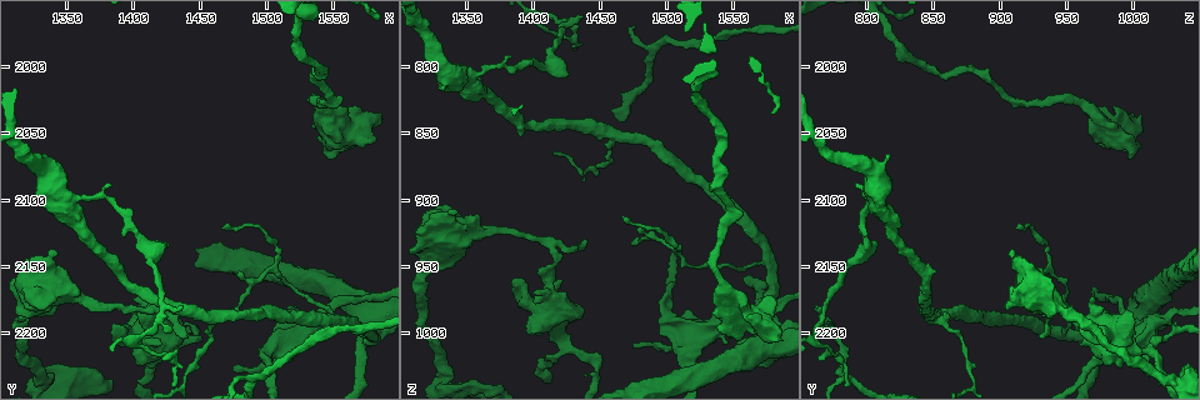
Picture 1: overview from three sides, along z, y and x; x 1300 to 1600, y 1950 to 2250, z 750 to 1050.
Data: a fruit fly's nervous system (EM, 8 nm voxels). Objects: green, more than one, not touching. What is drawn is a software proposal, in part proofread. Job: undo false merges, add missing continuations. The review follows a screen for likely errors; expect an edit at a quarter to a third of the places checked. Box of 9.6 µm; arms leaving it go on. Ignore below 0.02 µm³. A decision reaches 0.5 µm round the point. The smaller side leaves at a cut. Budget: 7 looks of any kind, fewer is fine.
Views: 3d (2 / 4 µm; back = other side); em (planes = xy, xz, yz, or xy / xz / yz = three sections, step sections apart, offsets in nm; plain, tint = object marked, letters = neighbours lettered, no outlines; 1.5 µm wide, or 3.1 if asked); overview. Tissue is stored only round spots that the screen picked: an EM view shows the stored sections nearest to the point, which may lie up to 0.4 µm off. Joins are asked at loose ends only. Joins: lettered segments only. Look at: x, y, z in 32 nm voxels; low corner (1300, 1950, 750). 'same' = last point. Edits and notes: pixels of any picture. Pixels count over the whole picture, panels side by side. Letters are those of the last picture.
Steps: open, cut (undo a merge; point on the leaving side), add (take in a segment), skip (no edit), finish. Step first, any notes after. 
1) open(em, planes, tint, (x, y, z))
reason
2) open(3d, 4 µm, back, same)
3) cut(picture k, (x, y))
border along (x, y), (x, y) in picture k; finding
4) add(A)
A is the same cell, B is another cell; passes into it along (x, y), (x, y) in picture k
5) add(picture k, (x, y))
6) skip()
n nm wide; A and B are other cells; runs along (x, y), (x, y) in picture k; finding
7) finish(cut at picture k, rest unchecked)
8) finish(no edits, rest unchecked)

open(3d, 2 µm, (1542, 2004, 854))
thin neck

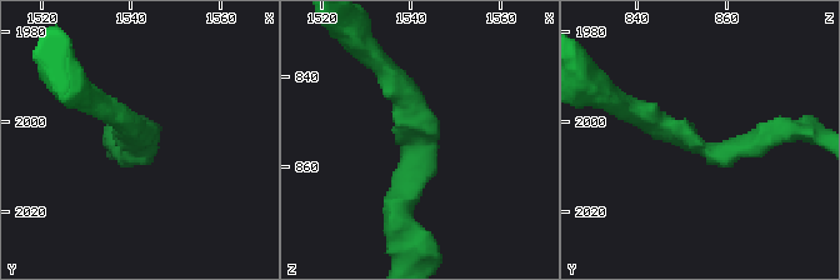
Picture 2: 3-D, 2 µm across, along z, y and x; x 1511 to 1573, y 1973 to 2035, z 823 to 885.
open(em, planes, plain, (1541, 2005, 852))
arms of 180, 180 nm; need the tissue

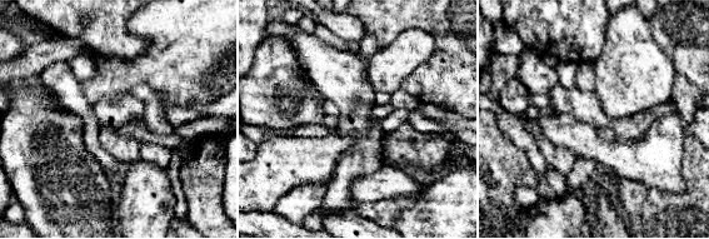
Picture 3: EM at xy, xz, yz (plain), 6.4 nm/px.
open(em, planes, letters, same)

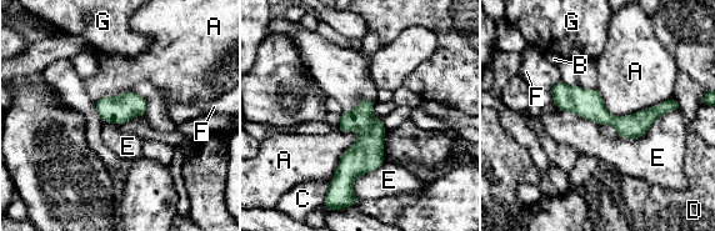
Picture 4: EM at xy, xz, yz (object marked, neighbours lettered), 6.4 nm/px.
skip()
A touches over 500 nm; A, B, C, D, E, F and G are other cells; runs along (554, 91), (618, 121), (674, 103) in picture 4; one neuron here

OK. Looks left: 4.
open(3d, 4 µm, back, (1324, 2146, 912))
free end

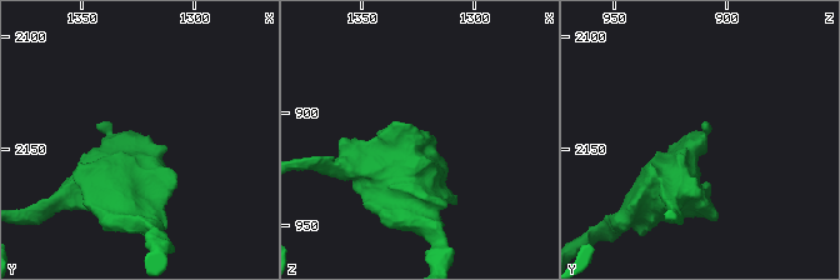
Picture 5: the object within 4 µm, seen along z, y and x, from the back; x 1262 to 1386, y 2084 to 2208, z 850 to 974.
open(em, xy, step 8, letters, (1323, 2144, 910))

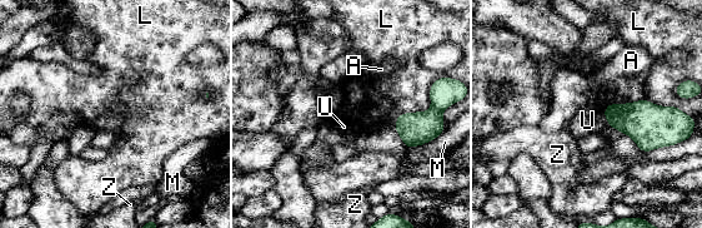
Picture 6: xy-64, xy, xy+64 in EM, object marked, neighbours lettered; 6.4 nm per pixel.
open(em, planes, letters, same)
cut it another way

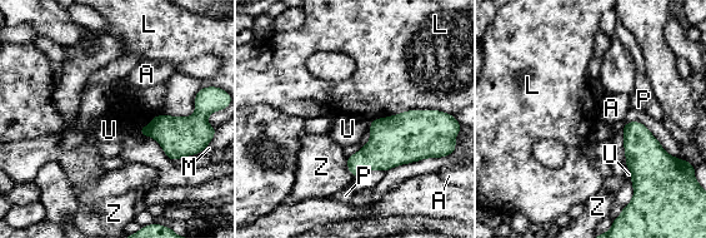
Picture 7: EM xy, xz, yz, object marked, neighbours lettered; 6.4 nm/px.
skip()
A, L, M, P, U and Z are other cells; border along (210, 85), (138, 132) in picture 7; no lettered segment goes on from it

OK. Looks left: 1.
open(em, planes, letters, (1412, 2192, 956))
thick turns thin

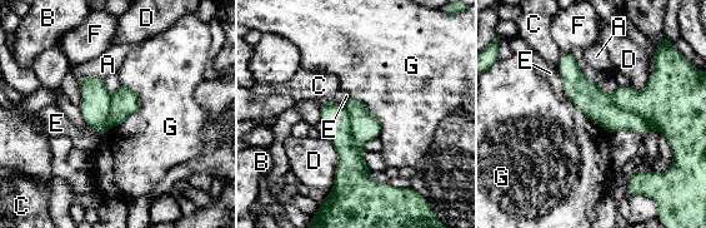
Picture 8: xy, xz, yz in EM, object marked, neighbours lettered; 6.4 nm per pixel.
cut(picture 8, (335, 117))
240 nm wide; A, B, C, D, E, F and G are other cells; border along (344, 104), (352, 142), (361, 150) in picture 8; two neurons meet here

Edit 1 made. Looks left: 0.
finish(cut at picture 8, rest unchecked)

